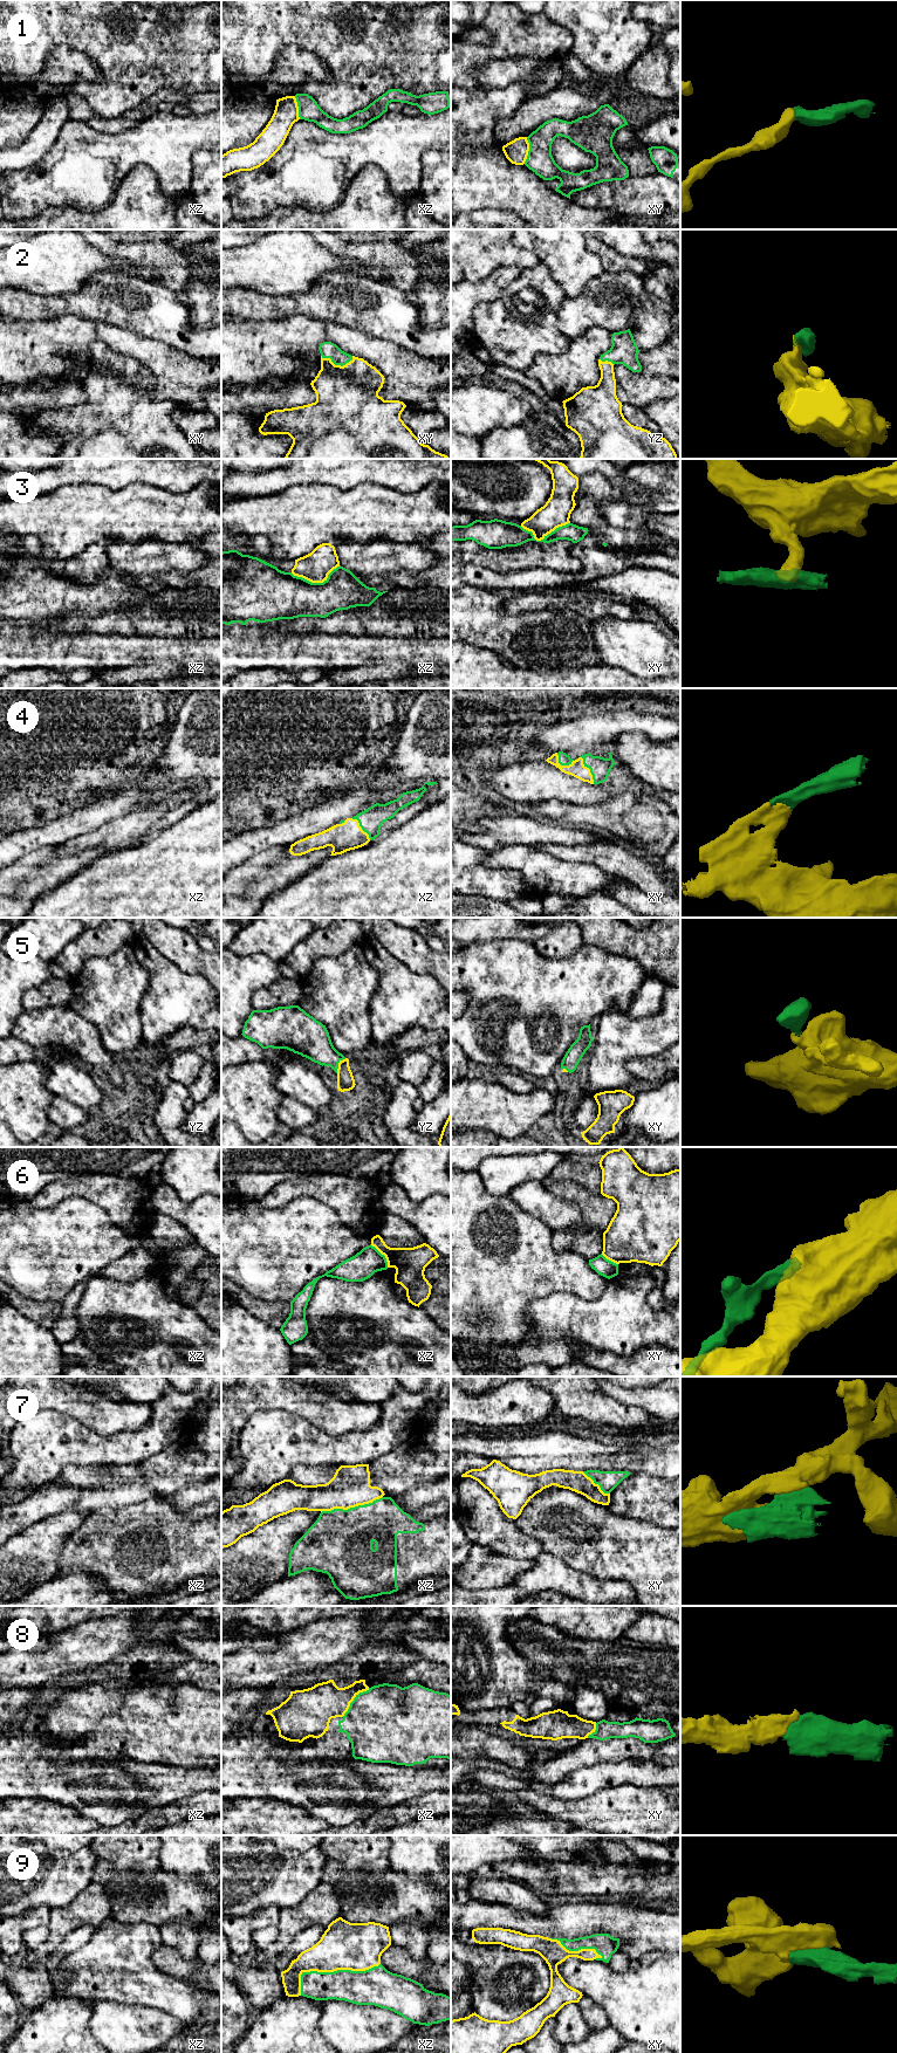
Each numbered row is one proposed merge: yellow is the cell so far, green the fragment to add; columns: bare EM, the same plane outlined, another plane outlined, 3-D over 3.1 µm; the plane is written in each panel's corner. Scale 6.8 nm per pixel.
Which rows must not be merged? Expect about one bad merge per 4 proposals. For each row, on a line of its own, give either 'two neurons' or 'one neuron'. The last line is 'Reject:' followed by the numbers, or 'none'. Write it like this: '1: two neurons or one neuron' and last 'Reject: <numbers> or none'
1: two neurons
2: one neuron
3: two neurons
4: one neuron
5: one neuron
6: two neurons
7: two neurons
8: one neuron
9: one neuron
Reject: 1, 3, 6, 7

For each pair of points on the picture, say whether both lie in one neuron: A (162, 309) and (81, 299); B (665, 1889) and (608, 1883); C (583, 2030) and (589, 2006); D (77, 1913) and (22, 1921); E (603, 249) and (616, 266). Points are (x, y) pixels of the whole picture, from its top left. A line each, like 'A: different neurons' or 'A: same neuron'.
A: same neuron
B: same neuron
C: different neurons
D: different neurons
E: same neuron

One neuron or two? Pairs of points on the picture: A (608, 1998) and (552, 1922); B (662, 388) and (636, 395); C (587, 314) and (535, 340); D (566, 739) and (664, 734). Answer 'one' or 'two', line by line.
A: two
B: one
C: two
D: one

